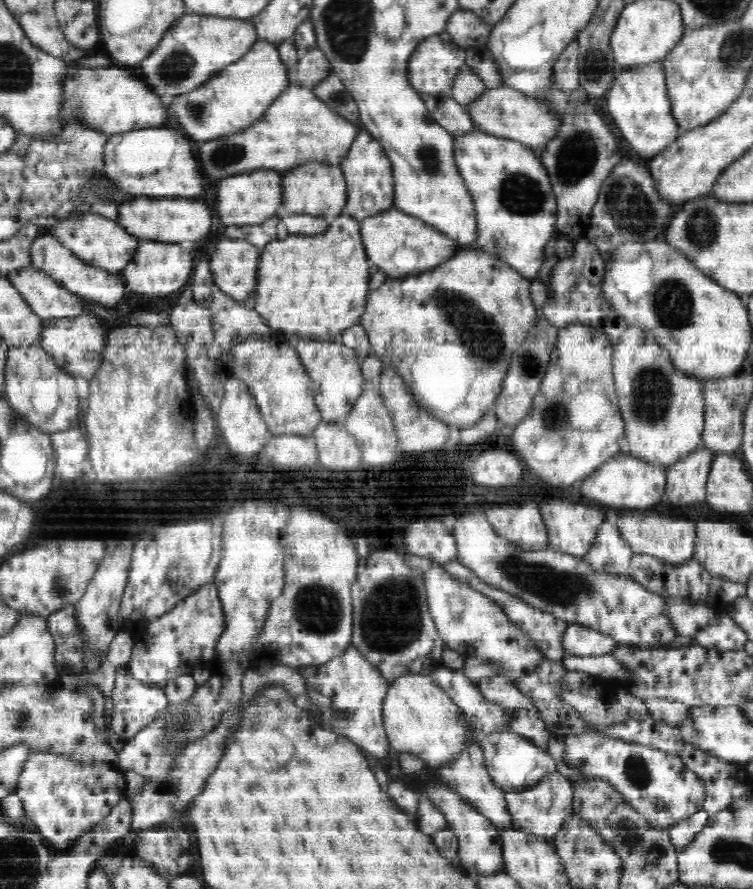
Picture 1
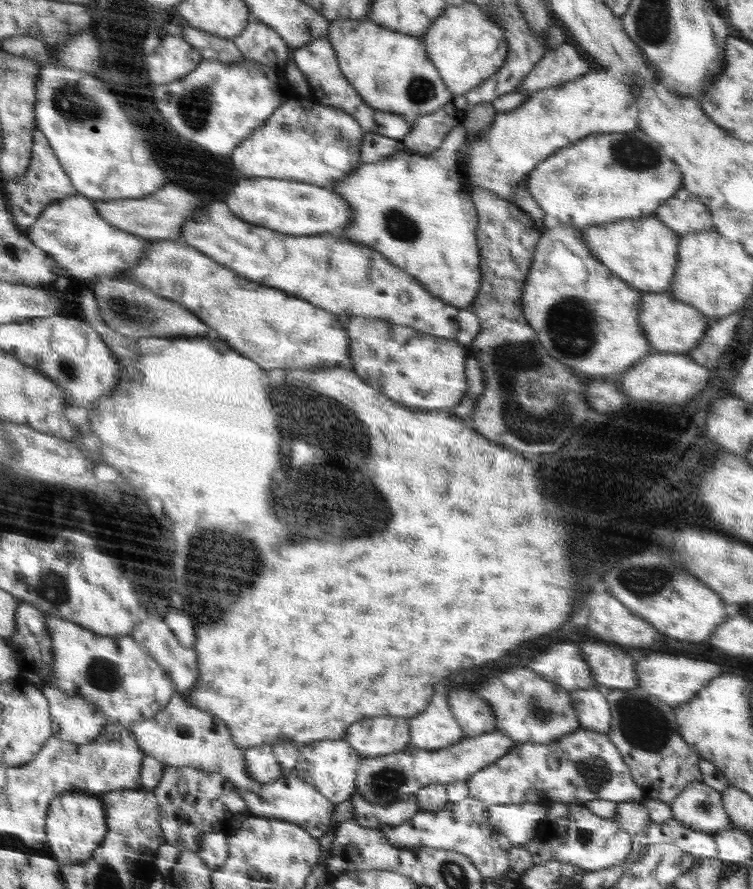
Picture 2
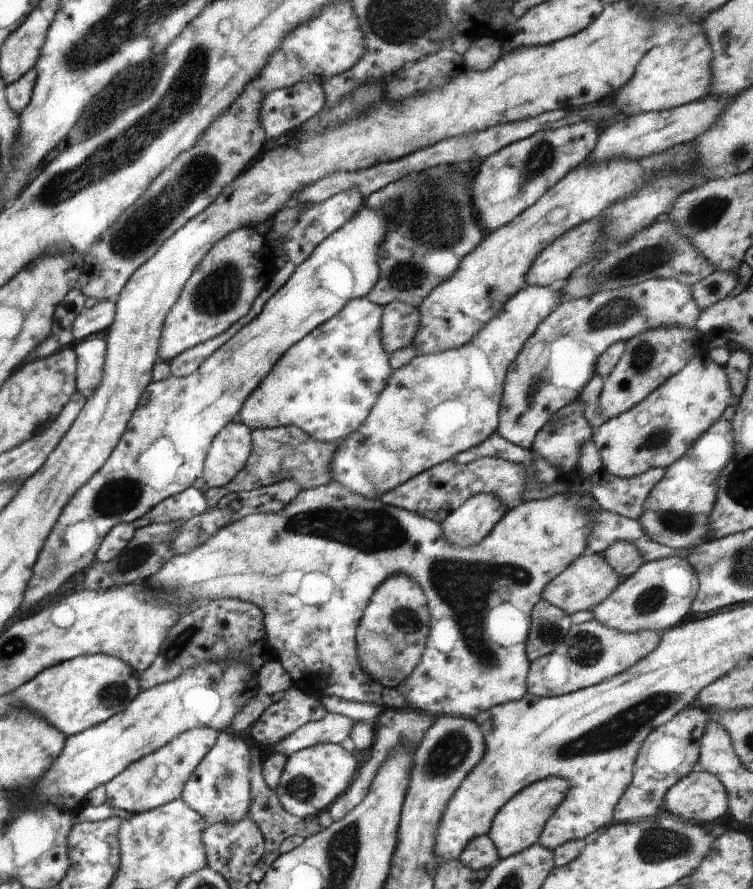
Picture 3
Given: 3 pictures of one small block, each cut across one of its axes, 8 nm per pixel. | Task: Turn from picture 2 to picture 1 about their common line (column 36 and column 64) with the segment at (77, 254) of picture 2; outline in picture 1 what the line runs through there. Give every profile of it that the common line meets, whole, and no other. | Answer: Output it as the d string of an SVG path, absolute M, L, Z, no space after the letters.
M97 214L74 215L51 227L53 236L57 237L66 248L69 248L80 260L96 268L104 268L110 272L121 271L133 258L140 240L126 232L114 220Z

